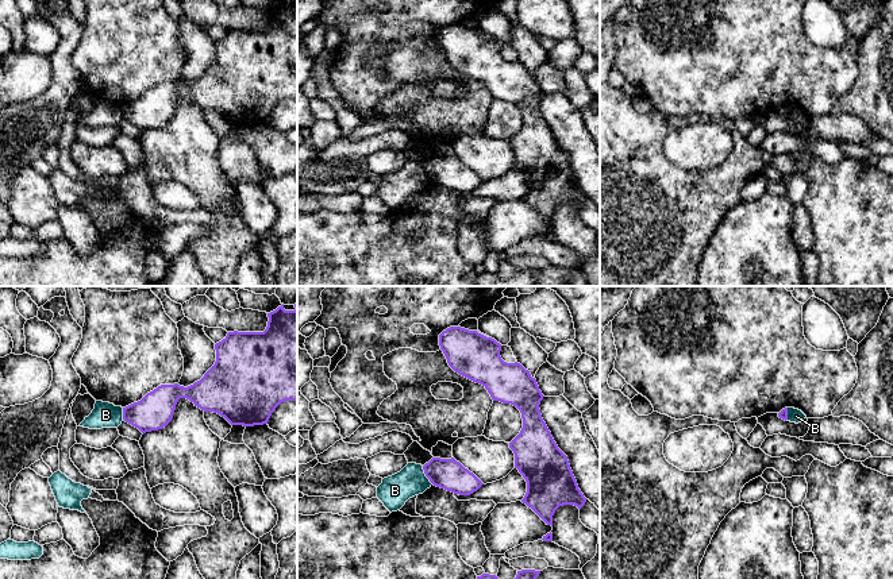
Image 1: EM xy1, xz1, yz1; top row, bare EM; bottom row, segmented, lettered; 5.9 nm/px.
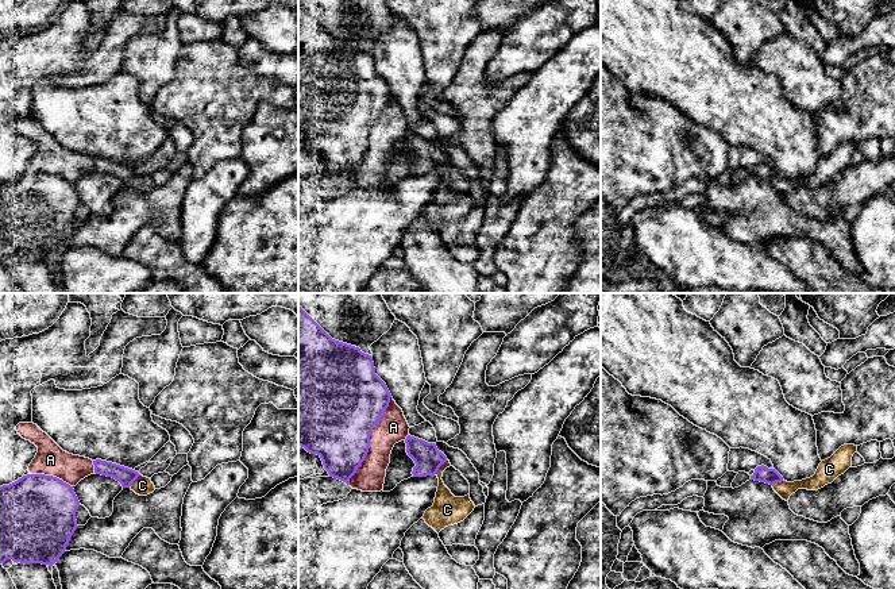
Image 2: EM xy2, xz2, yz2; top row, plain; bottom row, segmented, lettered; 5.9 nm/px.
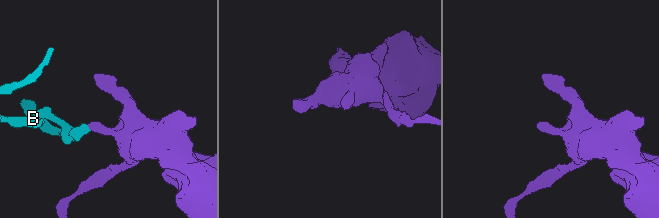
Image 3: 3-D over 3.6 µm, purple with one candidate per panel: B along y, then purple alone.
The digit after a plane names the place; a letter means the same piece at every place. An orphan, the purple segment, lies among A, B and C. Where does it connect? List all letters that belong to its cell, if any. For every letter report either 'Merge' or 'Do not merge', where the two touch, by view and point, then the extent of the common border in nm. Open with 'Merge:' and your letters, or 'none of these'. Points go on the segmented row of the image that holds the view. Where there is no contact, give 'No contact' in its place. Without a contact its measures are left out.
Merge: C
A: Do not merge. Touches purple at xz2 (369, 441). Shared border 600 nm
B: Do not merge. Touches purple at xz1 (426, 475). Shared border 130 nm
C: Merge. Touches purple at xz2 (440, 465). Shared border 120 nm

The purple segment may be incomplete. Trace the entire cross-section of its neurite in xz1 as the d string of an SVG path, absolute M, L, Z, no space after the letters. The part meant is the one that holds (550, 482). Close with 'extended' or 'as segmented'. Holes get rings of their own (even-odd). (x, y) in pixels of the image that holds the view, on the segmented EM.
M450 327L439 335L449 366L482 385L493 401L516 406L523 418L520 433L509 443L515 468L527 482L521 499L547 525L559 506L581 509L586 498L578 489L567 456L558 448L540 414L543 394L536 379L520 363L501 359L501 344L477 331Z; as segmented

